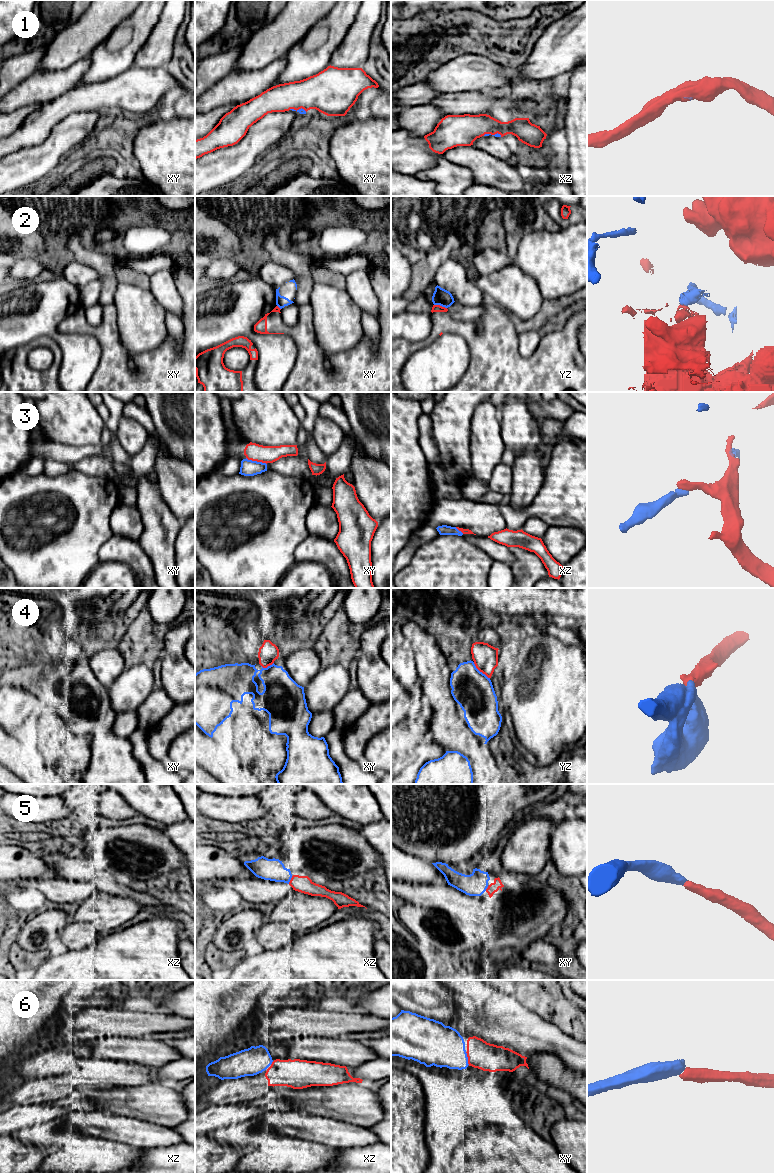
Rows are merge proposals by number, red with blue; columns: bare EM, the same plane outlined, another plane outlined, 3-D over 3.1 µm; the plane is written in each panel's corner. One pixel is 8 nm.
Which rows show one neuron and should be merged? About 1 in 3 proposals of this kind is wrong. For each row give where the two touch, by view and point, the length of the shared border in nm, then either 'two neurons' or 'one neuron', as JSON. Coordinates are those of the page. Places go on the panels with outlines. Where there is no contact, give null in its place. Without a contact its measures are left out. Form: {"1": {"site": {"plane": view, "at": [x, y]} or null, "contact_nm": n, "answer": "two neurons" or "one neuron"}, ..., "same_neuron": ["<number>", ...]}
{"1": {"site": {"plane": "xz", "at": [492, 134]}, "contact_nm": 150, "answer": "one neuron"}, "2": {"site": {"plane": "yz", "at": [439, 305]}, "contact_nm": 110, "answer": "two neurons"}, "3": {"site": {"plane": "xy", "at": [256, 460]}, "contact_nm": 180, "answer": "two neurons"}, "4": {"site": {"plane": "yz", "at": [480, 671]}, "contact_nm": 190, "answer": "one neuron"}, "5": {"site": {"plane": "xz", "at": [290, 880]}, "contact_nm": 70, "answer": "one neuron"}, "6": {"site": {"plane": "xy", "at": [468, 1058]}, "contact_nm": 110, "answer": "one neuron"}, "same_neuron": ["1", "4", "5", "6"]}

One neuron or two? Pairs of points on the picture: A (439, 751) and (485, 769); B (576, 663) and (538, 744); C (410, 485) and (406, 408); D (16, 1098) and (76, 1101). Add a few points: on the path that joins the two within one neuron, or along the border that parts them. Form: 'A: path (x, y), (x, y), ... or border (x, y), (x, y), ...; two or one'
A: border (433, 741), (446, 750); two
B: path (556, 683), (553, 686), (551, 705), (539, 724); one
C: path (403, 466), (403, 427); one
D: path (32, 1091), (63, 1091); one

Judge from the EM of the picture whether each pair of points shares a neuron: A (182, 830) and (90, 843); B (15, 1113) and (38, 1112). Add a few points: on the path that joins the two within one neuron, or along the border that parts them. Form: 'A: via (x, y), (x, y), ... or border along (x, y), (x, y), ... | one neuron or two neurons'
A: border along (165, 835), (169, 838) | two neurons
B: via (21, 1113), (32, 1113) | one neuron

